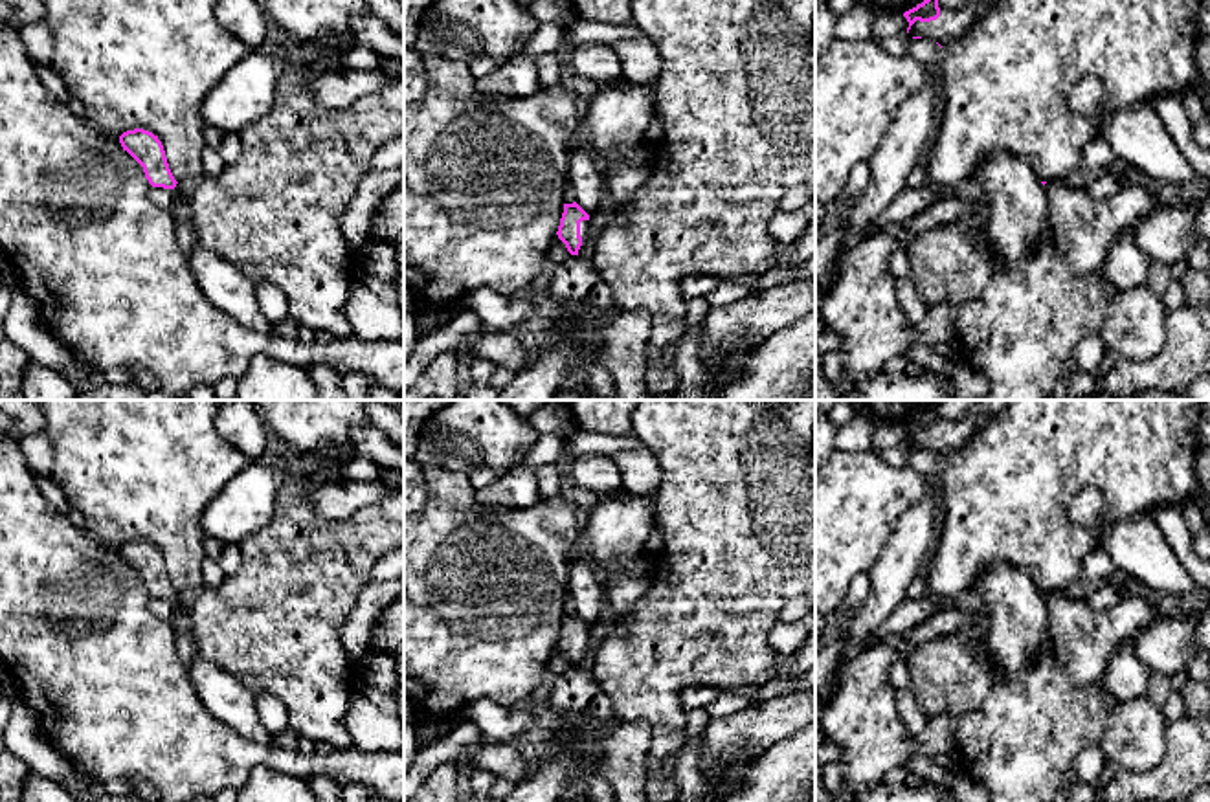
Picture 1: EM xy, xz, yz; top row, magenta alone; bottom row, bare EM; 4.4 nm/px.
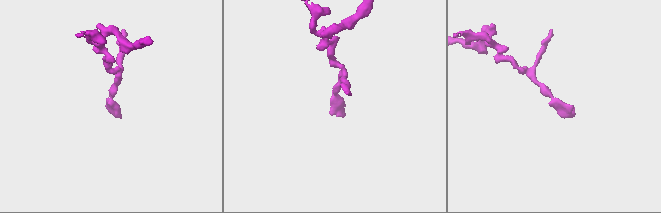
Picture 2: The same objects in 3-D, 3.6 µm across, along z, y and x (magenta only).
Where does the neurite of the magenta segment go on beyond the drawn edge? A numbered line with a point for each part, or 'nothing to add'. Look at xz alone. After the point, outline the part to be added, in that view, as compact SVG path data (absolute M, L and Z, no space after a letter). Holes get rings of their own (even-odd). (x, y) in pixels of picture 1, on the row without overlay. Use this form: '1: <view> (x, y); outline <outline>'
1: xz (586, 645); outline M589 631L580 633L580 648L582 648L582 657L578 661L578 666L588 668L589 666L589 657L593 650L591 635Z

